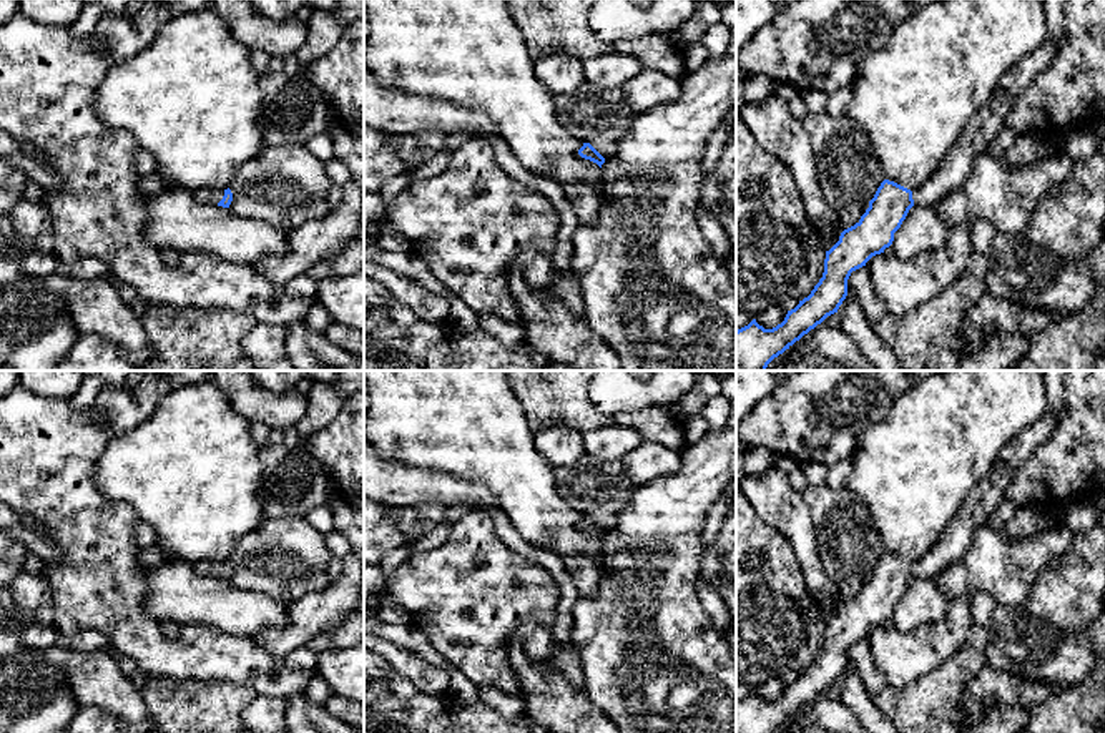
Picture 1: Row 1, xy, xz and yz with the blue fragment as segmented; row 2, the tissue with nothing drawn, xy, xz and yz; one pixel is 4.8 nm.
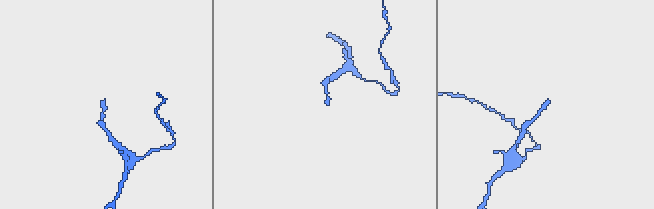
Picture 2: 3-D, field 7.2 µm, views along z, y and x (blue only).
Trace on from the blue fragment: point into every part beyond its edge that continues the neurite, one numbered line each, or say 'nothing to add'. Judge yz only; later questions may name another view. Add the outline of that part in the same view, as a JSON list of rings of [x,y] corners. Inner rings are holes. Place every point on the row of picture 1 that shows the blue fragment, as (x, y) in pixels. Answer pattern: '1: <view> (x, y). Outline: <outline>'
1: yz (986, 123). Outline: [[[1047,38],[1034,53],[1025,55],[1000,76],[990,100],[967,121],[957,145],[932,176],[912,191],[914,204],[936,206],[945,194],[964,184],[975,158],[987,150],[1019,96],[1052,63],[1057,50],[1058,45]]]

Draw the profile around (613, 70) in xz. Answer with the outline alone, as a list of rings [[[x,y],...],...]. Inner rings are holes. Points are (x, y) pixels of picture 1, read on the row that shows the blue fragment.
[[[610,53],[582,61],[585,81],[603,88],[623,88],[623,85],[643,70],[638,58],[625,53]]]

